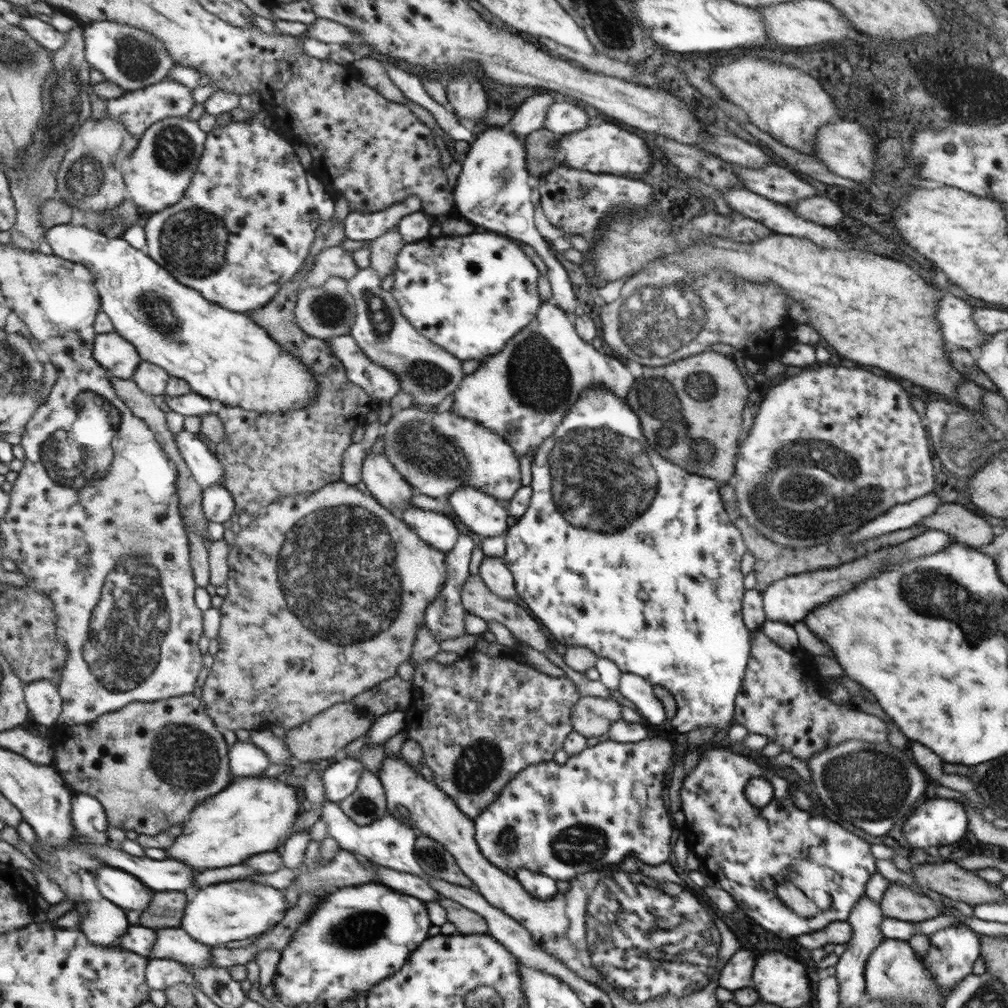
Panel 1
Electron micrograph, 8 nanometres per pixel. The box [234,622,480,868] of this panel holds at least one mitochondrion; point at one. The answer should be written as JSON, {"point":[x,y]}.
{"point":[363,807]}

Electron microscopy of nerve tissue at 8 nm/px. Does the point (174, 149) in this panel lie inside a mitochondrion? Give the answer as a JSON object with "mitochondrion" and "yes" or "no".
{"mitochondrion":"yes"}

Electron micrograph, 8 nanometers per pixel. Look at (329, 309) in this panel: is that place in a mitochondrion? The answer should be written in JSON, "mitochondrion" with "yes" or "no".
{"mitochondrion":"yes"}

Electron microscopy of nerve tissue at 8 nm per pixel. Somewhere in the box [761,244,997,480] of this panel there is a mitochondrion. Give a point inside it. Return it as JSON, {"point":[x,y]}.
{"point":[963,438]}

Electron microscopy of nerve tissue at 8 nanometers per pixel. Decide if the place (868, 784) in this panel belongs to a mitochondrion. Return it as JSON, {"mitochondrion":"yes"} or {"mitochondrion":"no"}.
{"mitochondrion":"yes"}

